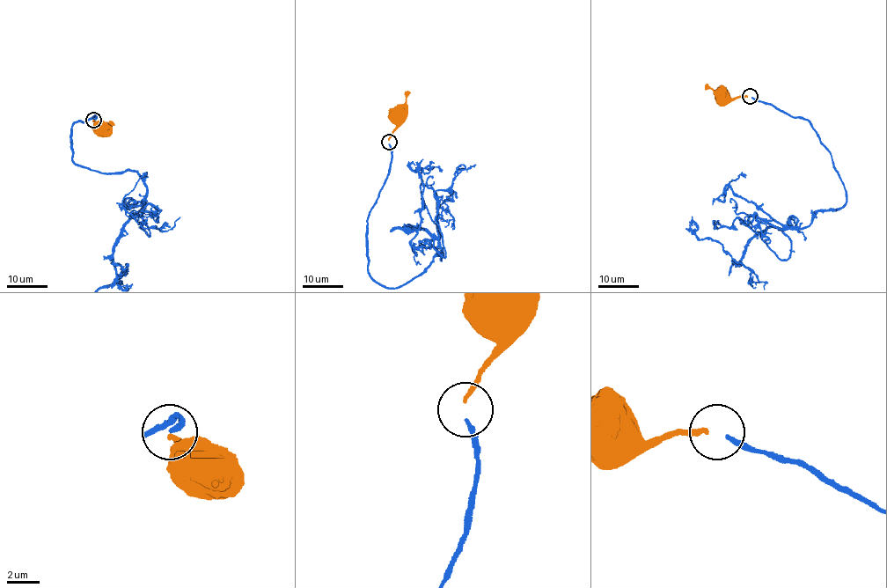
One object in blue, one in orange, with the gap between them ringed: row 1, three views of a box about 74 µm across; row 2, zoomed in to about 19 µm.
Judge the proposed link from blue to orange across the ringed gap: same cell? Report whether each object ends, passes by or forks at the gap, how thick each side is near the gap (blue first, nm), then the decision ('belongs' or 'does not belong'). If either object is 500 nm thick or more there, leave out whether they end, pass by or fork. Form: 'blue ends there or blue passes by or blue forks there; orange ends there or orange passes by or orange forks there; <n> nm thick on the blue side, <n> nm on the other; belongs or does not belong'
blue ends there; orange ends there; 300 nm thick on the blue side, 300 nm on the other; does not belong

